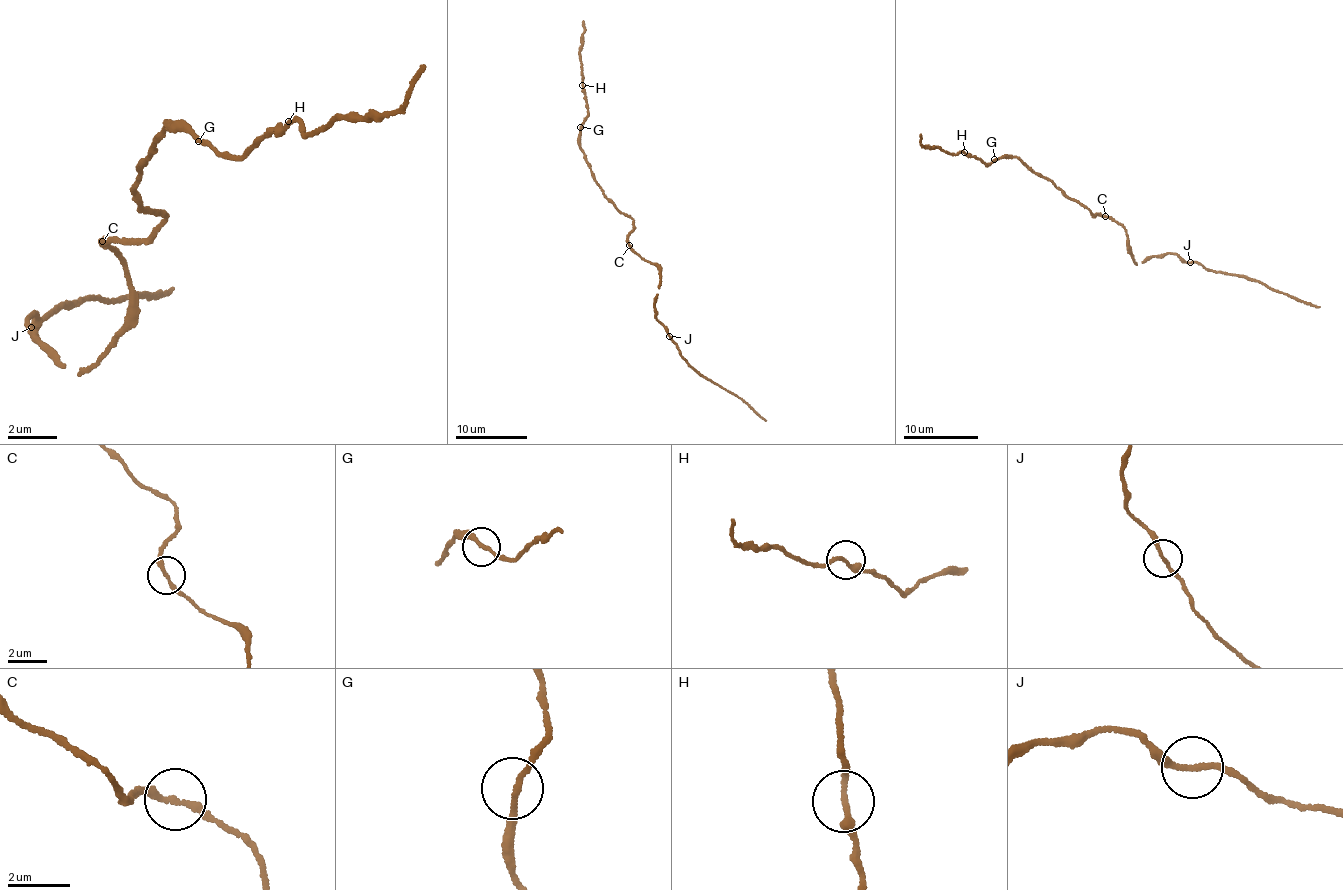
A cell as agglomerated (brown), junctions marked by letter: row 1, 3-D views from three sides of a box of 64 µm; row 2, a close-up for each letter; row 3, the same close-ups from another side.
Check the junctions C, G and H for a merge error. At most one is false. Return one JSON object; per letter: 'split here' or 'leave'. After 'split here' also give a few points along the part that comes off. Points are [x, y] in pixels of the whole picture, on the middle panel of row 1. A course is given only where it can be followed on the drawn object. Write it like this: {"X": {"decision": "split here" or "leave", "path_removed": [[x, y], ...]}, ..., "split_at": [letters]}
{"C": {"decision": "leave"}, "G": {"decision": "leave"}, "H": {"decision": "leave"}, "split_at": []}

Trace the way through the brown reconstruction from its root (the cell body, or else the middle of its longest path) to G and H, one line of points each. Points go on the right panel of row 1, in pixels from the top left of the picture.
G: (1106, 216), (1094, 216), (1016, 157), (994, 159)
H: (1106, 216), (1094, 216), (1016, 157), (994, 159), (986, 165), (964, 152)

